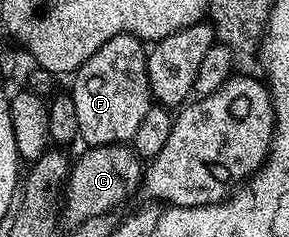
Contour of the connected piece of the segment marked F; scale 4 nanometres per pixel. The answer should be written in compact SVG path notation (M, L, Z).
M115 35L94 57L90 57L74 73L76 79L70 88L74 101L74 113L78 113L79 138L85 139L88 147L105 147L111 143L127 144L138 133L138 125L142 117L146 117L148 110L154 106L150 81L148 80L148 51L141 40L132 35Z

